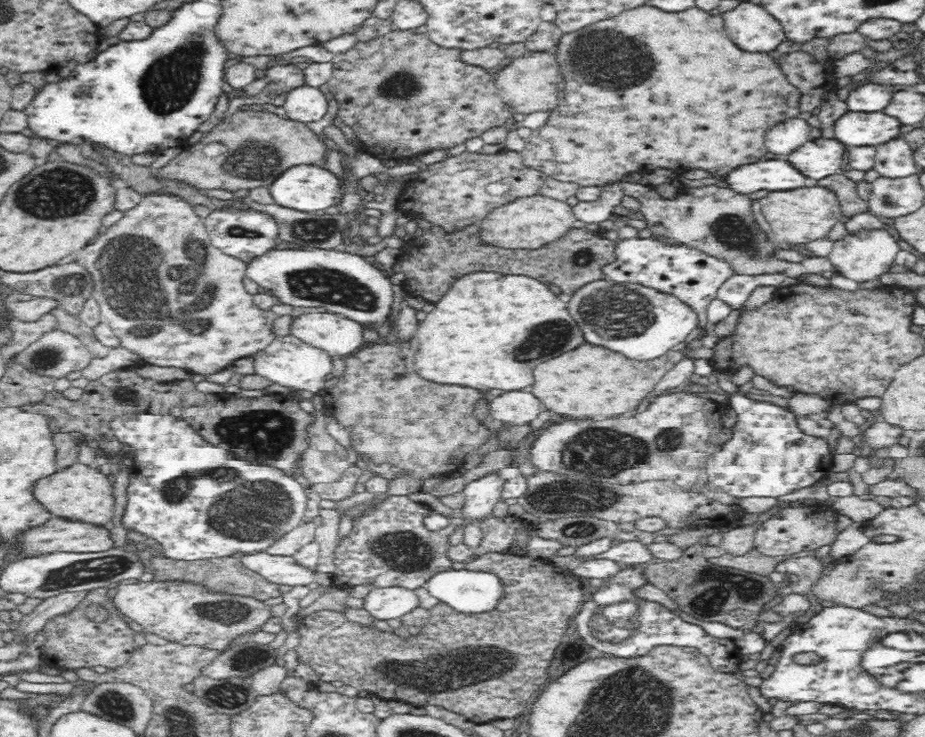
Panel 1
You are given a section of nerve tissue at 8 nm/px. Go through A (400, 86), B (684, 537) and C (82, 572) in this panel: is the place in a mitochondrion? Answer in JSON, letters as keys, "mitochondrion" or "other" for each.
{"A":"mitochondrion","B":"other","C":"mitochondrion"}

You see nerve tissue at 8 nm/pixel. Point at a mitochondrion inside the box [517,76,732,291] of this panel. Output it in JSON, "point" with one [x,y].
{"point":[581,261]}

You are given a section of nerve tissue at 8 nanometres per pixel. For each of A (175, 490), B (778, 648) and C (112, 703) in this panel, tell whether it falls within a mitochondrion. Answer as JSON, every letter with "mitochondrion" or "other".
{"A":"mitochondrion","B":"other","C":"mitochondrion"}

